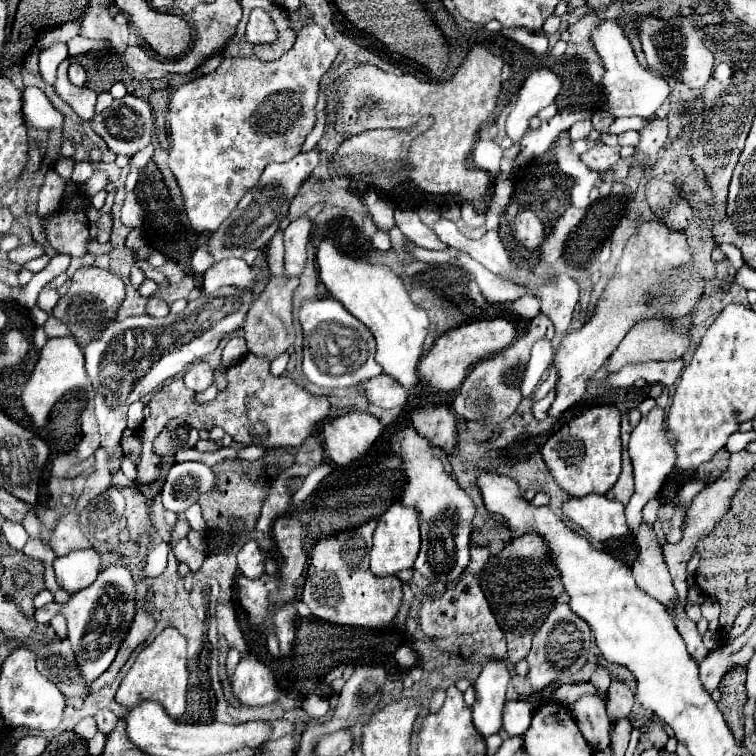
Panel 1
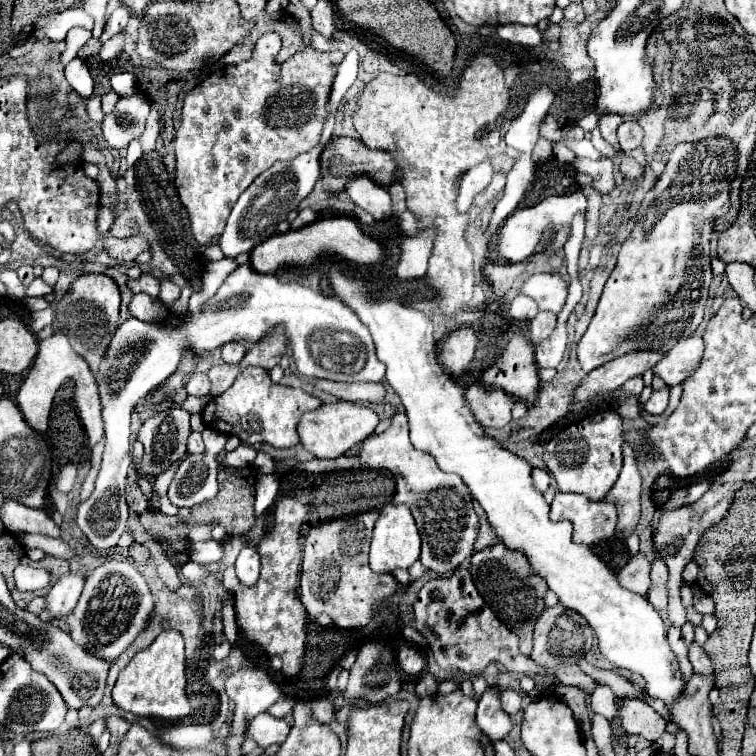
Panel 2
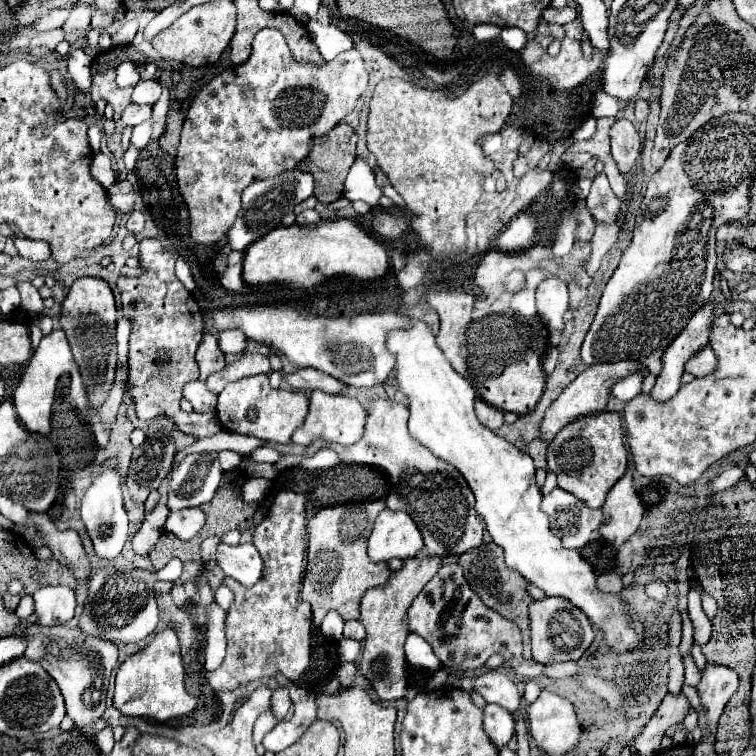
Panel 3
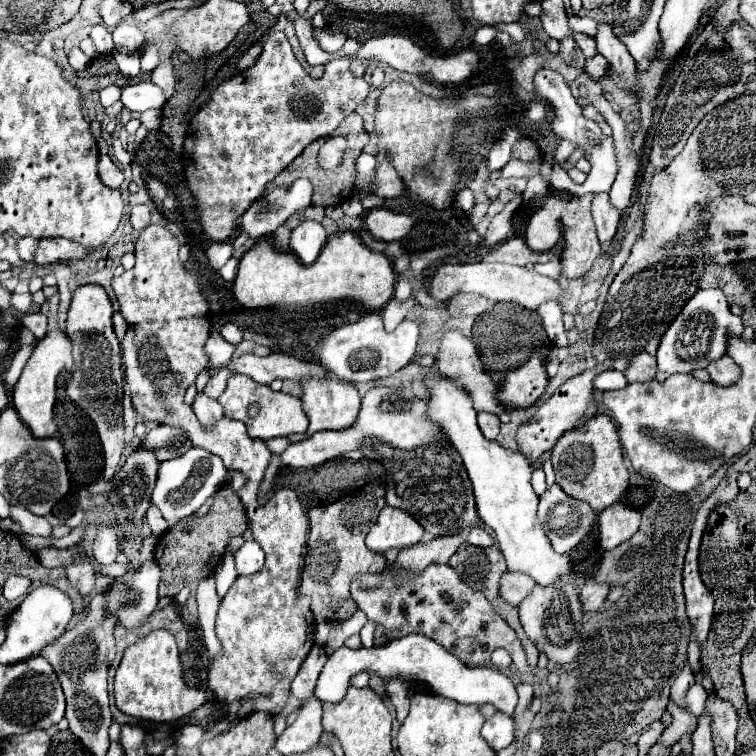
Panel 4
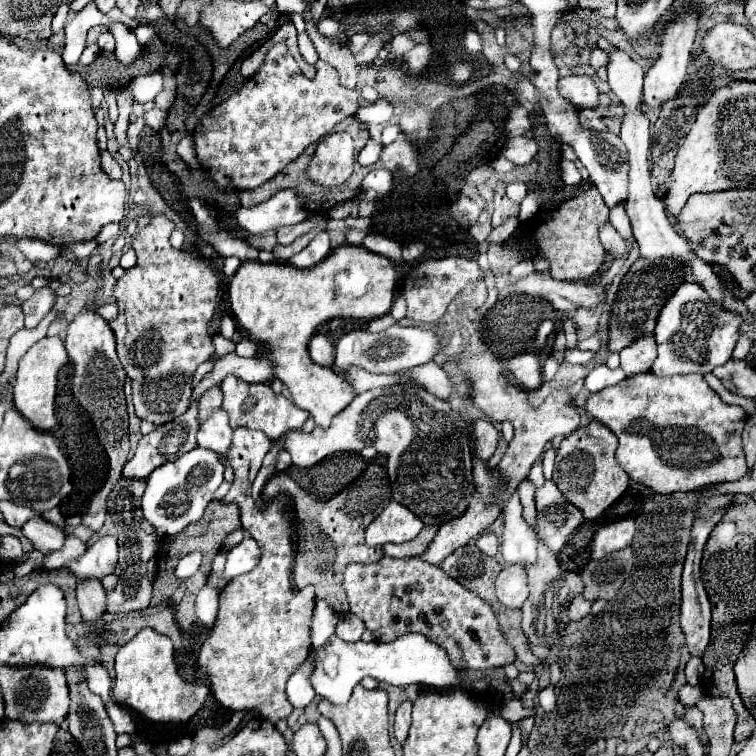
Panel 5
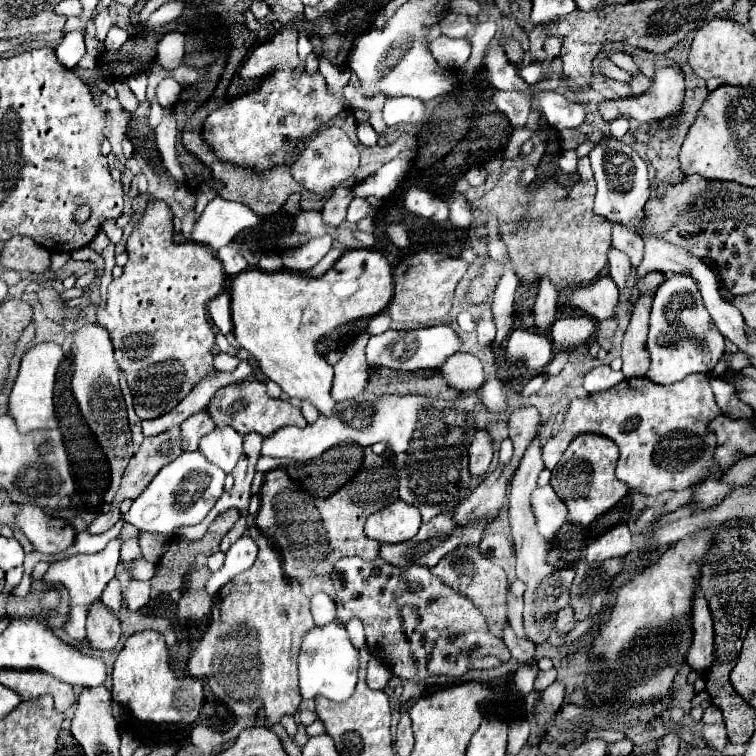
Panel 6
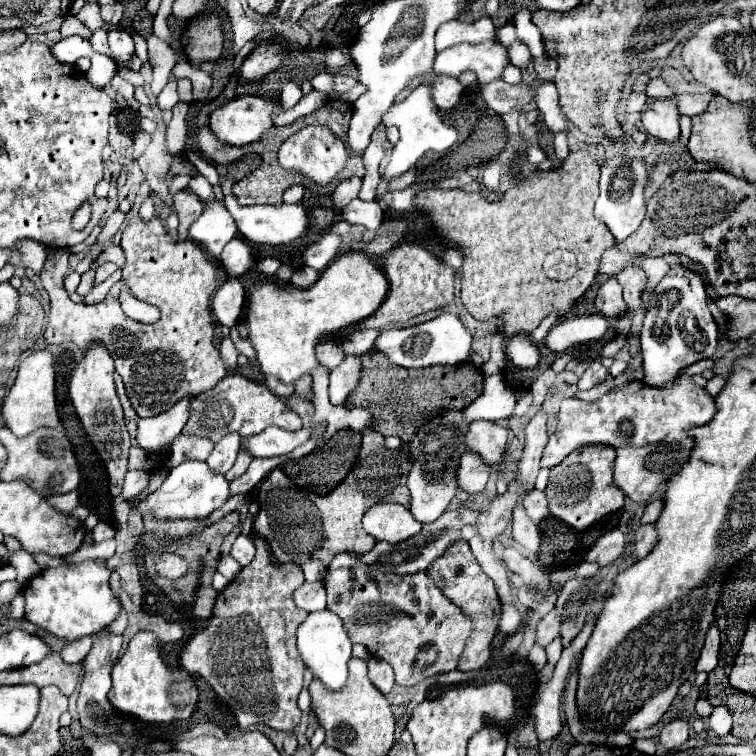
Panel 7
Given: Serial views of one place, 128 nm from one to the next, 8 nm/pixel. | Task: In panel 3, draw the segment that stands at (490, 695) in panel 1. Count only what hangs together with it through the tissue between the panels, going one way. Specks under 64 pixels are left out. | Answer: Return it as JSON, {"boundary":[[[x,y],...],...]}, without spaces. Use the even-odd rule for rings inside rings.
{"boundary":[[[486,704],[484,706],[484,732],[490,736],[496,748],[506,746],[508,740],[514,736],[514,716],[496,704]]]}

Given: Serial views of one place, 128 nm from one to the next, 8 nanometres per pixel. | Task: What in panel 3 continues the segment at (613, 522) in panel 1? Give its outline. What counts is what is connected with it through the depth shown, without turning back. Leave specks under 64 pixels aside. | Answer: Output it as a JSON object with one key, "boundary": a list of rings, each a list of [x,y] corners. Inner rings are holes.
{"boundary":[[[554,488],[542,500],[542,510],[548,514],[552,530],[562,536],[566,548],[584,548],[600,538],[600,524],[608,516],[598,508],[586,506],[580,498]]]}

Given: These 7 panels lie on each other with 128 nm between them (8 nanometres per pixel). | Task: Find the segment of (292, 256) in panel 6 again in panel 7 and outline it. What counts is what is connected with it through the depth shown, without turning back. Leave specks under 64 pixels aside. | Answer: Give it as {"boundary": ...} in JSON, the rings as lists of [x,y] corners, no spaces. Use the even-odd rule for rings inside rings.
{"boundary":[[[324,232],[318,240],[314,240],[306,250],[304,250],[304,264],[312,266],[316,270],[324,270],[338,254],[338,246],[340,246],[340,236]]]}

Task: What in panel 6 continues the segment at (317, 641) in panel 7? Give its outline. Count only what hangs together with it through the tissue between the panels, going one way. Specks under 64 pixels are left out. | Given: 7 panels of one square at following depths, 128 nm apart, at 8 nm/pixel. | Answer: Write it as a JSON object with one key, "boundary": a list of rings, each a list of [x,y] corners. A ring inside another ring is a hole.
{"boundary":[[[330,622],[322,628],[314,626],[304,636],[298,664],[300,664],[300,694],[304,700],[314,696],[324,696],[328,700],[342,702],[342,700],[348,700],[356,688],[360,650],[352,646],[340,622]]]}

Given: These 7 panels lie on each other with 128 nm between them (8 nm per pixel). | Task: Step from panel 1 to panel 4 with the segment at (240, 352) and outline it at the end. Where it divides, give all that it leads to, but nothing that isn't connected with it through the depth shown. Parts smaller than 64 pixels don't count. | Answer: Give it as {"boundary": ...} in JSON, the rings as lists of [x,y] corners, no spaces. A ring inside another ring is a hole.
{"boundary":[[[224,324],[222,326],[222,336],[224,336],[226,342],[230,342],[234,346],[242,344],[242,328],[238,328],[236,324]]]}

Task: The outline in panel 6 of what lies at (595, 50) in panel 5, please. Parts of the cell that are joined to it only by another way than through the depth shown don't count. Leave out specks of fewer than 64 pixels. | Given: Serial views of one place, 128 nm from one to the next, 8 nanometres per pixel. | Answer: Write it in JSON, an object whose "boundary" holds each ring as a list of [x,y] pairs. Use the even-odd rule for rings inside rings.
{"boundary":[[[608,58],[600,64],[600,72],[604,74],[604,76],[608,76],[608,78],[614,78],[614,80],[620,80],[620,82],[628,82],[628,74],[624,72],[624,70],[620,70],[620,68],[616,68],[616,64],[612,64]]]}

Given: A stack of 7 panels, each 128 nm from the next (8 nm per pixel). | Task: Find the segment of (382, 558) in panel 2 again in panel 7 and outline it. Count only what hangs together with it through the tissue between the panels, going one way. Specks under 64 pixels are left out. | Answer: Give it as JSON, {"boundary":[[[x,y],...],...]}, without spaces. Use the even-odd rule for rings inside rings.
{"boundary":[[[376,504],[364,514],[364,530],[376,540],[398,544],[422,530],[422,524],[402,504]]]}

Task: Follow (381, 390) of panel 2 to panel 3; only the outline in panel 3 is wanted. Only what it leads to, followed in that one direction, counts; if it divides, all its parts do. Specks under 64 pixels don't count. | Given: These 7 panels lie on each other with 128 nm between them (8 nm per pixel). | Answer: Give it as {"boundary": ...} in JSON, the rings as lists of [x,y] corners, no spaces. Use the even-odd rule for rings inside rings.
{"boundary":[[[300,368],[292,376],[284,376],[284,380],[296,390],[322,390],[326,394],[344,394],[346,386],[336,378],[316,372],[314,368]]]}

